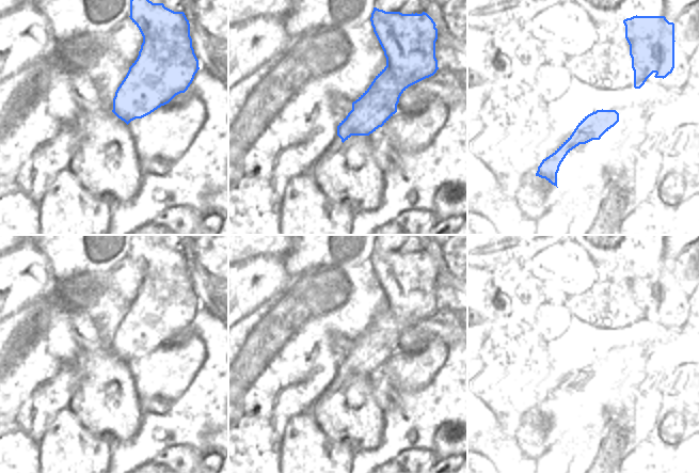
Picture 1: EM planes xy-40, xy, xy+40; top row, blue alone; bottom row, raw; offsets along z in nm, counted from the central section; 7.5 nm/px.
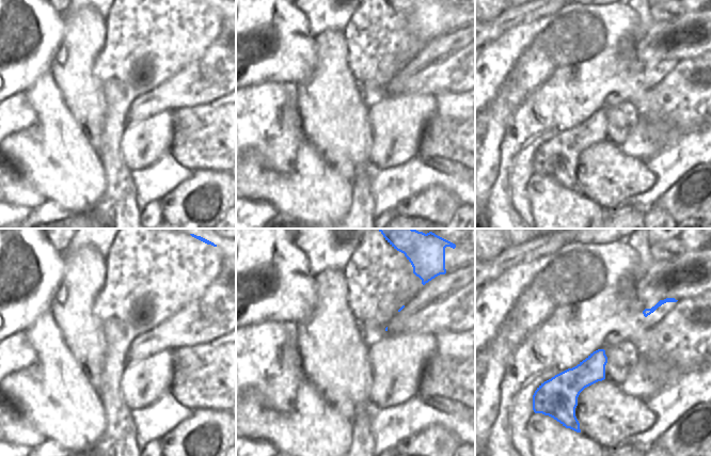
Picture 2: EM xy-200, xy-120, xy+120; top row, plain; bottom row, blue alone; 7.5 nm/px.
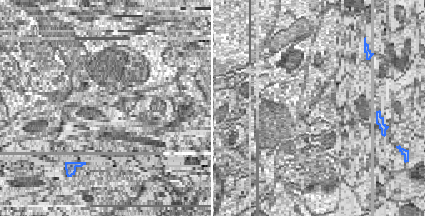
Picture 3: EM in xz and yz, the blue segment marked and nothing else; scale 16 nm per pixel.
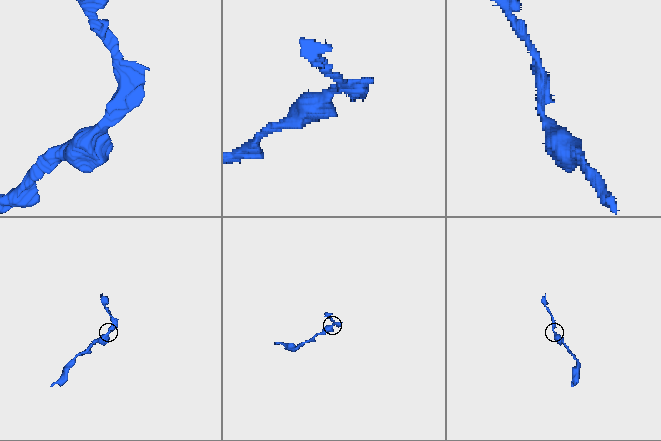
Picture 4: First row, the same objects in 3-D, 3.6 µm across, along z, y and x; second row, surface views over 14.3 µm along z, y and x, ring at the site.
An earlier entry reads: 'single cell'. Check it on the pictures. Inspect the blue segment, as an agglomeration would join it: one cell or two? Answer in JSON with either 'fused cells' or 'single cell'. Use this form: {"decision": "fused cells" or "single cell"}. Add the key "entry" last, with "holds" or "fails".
{"decision": "fused cells", "entry": "fails"}

